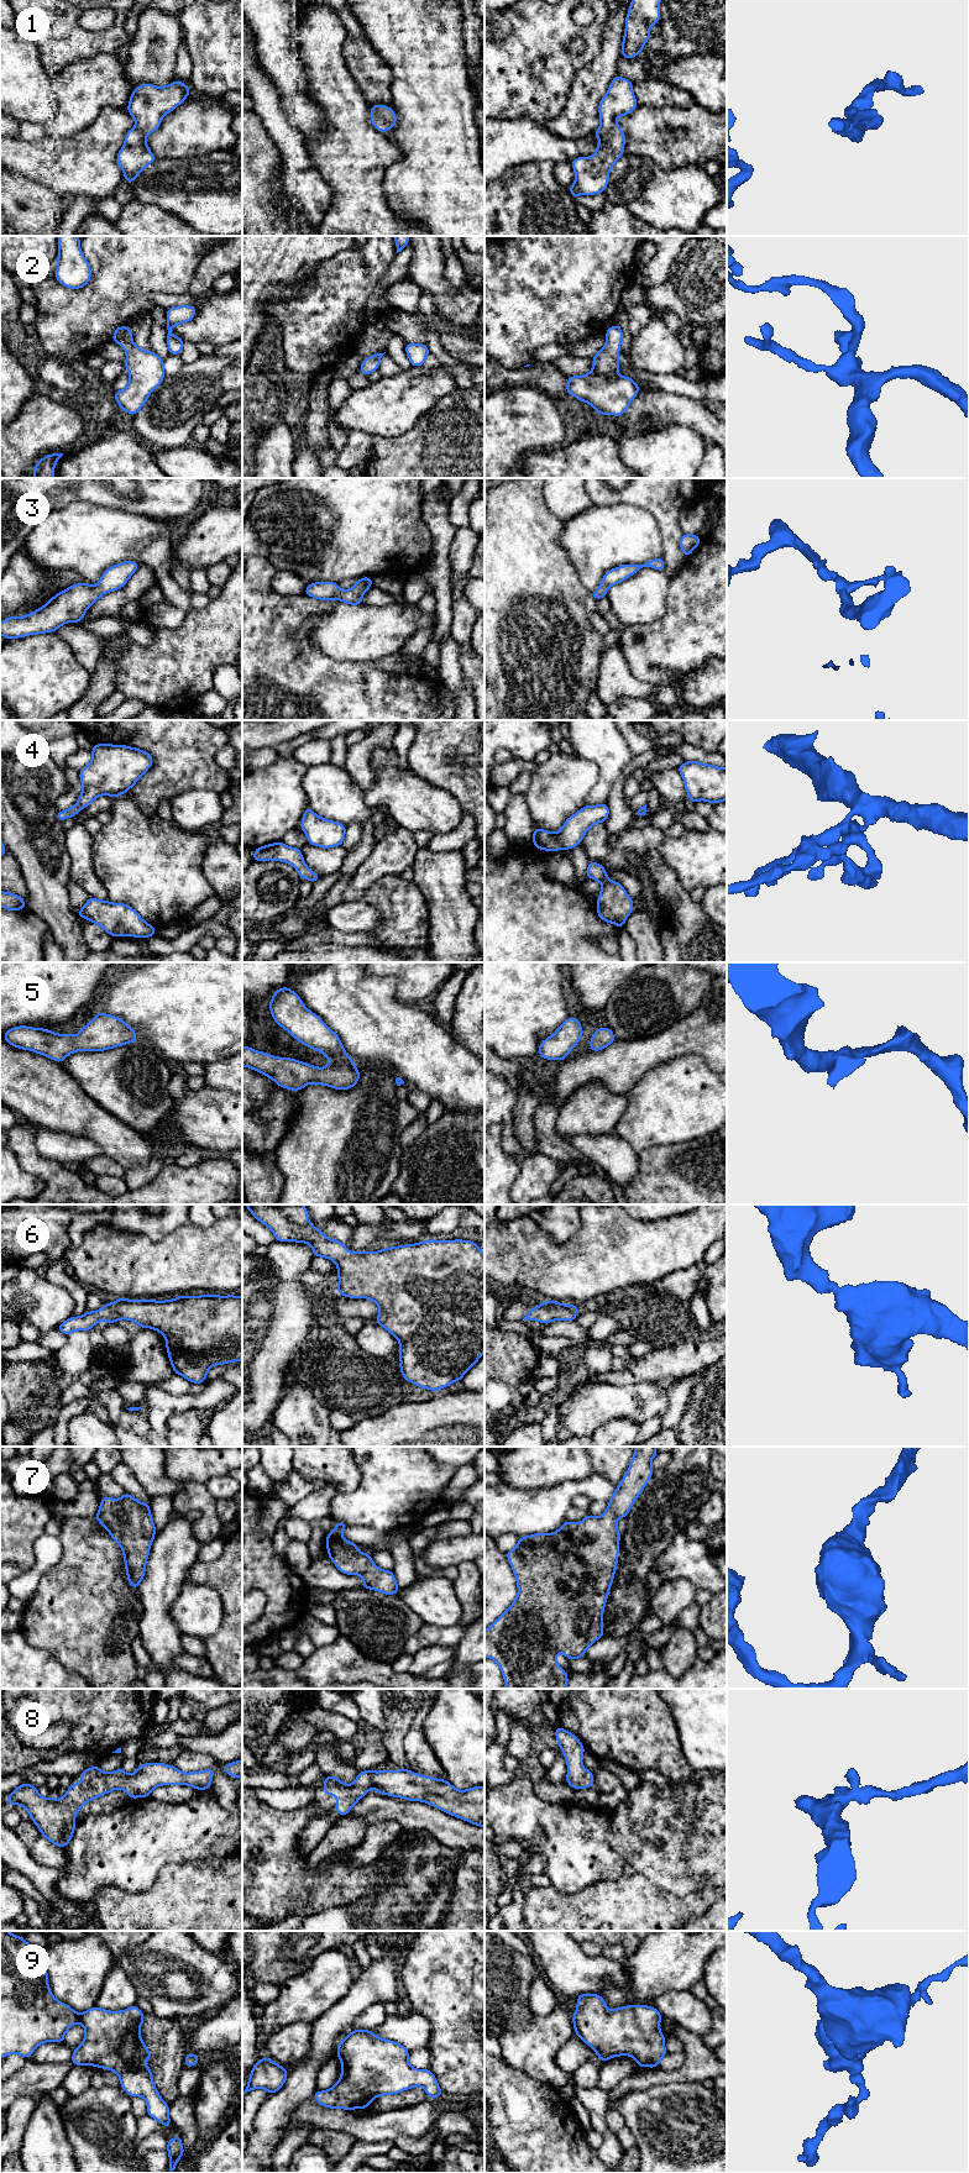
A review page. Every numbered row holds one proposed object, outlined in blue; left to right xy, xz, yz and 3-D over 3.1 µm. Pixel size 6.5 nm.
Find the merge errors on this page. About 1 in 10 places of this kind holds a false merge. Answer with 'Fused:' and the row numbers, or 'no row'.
Fused: no row

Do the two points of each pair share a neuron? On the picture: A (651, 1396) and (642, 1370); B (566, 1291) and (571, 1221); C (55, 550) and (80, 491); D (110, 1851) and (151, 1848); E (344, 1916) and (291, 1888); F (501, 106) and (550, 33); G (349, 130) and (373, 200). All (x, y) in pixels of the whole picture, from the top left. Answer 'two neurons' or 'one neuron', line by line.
A: two neurons
B: two neurons
C: two neurons
D: one neuron
E: two neurons
F: one neuron
G: one neuron

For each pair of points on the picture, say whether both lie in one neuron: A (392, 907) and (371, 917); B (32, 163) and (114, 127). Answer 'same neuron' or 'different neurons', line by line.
A: different neurons
B: same neuron

